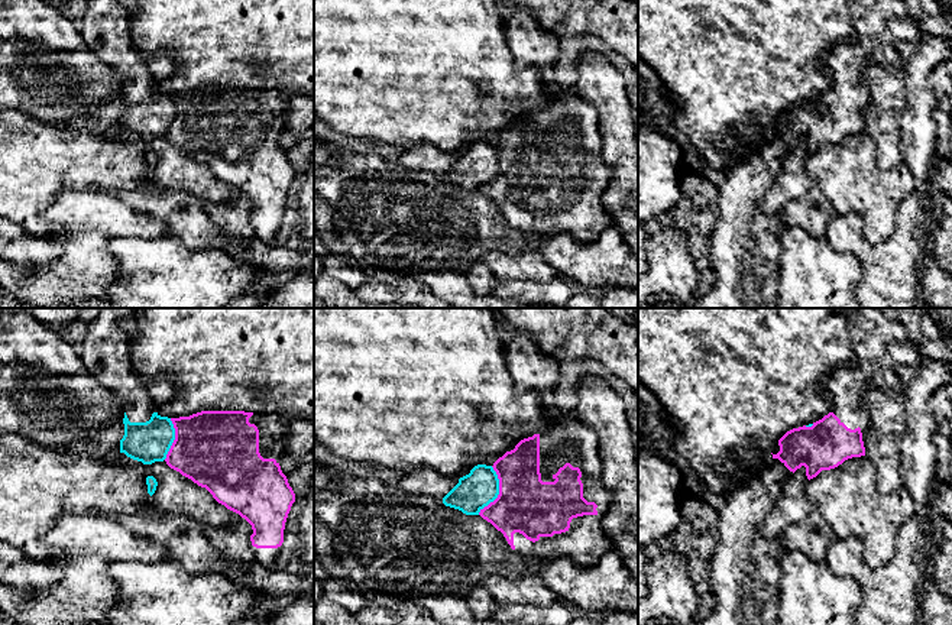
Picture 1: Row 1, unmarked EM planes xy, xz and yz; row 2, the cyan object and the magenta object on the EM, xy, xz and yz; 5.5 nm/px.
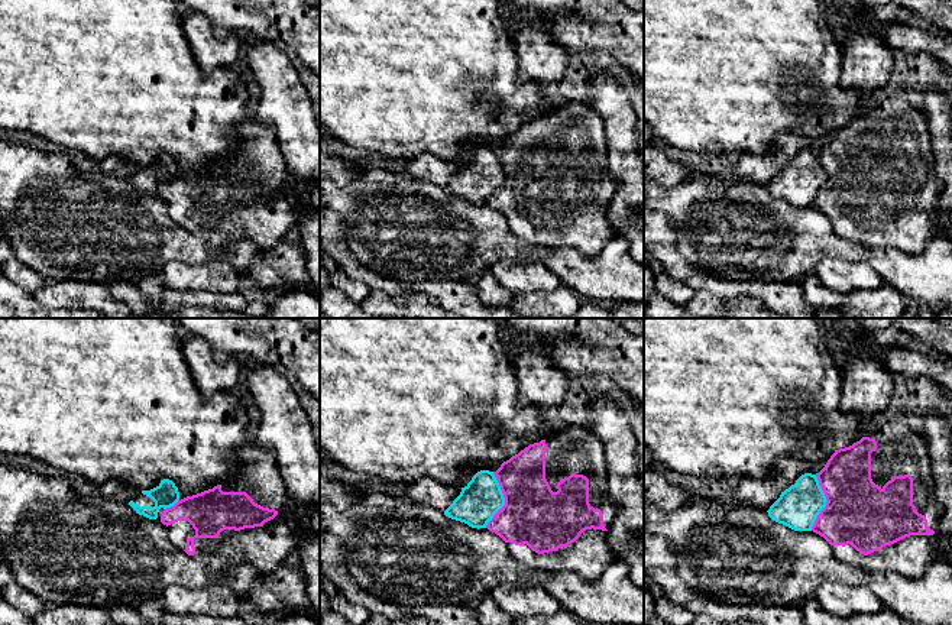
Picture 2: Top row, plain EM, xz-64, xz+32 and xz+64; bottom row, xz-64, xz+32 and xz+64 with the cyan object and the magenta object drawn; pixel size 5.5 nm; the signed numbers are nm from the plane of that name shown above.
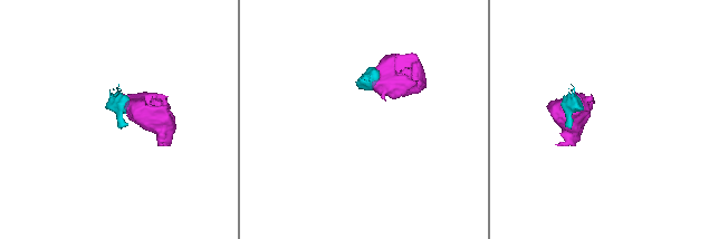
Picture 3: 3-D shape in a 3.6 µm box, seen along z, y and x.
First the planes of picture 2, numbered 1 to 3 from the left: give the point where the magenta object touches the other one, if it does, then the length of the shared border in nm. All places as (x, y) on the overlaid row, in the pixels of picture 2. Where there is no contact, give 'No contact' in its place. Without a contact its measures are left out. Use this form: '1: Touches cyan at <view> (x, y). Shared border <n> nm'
1: Touches cyan at xz-64 (171, 505). Shared border 110 nm
2: Touches cyan at xz+32 (504, 499). Shared border 320 nm
3: Touches cyan at xz+64 (826, 501). Shared border 320 nm

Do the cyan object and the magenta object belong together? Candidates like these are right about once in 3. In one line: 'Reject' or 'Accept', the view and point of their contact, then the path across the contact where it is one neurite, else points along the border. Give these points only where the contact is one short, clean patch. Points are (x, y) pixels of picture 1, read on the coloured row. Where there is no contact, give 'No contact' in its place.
Reject. Touches cyan at xz (498, 491). Boundary: xz (492, 466), (498, 479), (498, 495), (478, 514)

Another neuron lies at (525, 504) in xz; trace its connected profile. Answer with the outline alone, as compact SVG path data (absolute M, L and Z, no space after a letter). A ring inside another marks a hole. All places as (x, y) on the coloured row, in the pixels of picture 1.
M560 420L547 431L521 440L492 467L499 479L499 495L480 509L479 515L499 531L509 550L524 556L531 563L567 557L583 567L595 566L613 550L613 540L602 530L602 516L612 505L612 496L602 483L599 437L589 427L577 420Z

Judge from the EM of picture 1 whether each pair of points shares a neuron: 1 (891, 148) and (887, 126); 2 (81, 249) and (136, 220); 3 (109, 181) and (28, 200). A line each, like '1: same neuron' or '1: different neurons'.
1: same neuron
2: same neuron
3: same neuron

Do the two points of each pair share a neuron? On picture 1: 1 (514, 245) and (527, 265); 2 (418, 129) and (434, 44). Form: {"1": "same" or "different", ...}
{"1": "different", "2": "same"}

